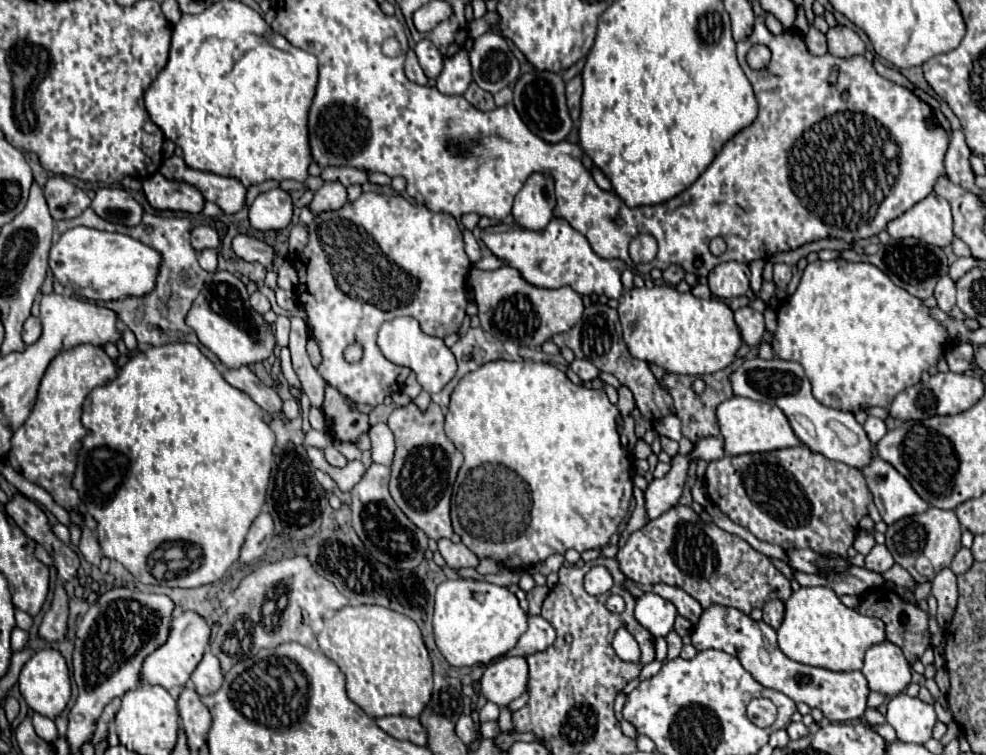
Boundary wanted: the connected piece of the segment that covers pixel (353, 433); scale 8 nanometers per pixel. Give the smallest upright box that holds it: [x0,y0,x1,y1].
[323,387,369,443]

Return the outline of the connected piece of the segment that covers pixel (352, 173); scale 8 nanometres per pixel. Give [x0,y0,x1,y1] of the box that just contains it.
[321,167,368,187]

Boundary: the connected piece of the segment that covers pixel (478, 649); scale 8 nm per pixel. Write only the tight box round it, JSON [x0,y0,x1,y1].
[433,579,527,667]

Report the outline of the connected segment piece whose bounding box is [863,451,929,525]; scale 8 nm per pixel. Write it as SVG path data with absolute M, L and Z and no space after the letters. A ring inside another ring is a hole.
M873 451L873 461L863 469L863 473L873 493L873 501L887 525L929 509L927 501L911 489L909 481L899 471L879 459L877 451Z

